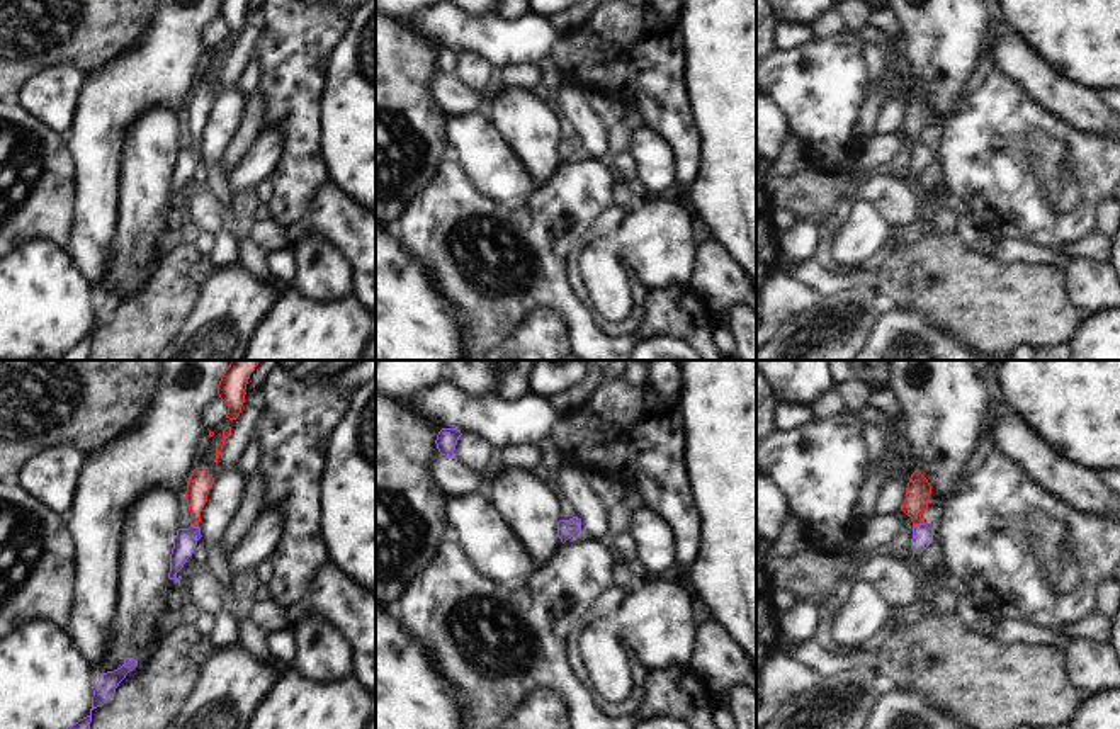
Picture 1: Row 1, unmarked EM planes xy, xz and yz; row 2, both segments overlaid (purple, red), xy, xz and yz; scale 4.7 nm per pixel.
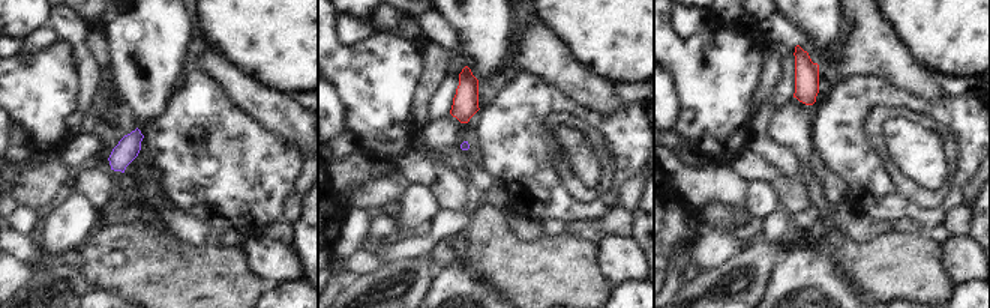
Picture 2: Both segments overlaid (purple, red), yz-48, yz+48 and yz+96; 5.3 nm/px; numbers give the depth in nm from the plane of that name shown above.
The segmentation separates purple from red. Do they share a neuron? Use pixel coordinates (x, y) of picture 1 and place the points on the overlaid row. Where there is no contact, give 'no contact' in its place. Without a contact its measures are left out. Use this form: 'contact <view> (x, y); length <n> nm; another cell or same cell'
contact yz (920, 524); length 60 nm; same cell

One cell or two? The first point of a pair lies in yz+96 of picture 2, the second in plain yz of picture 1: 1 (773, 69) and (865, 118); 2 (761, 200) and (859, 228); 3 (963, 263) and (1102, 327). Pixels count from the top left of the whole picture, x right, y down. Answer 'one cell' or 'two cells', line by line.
1: one cell
2: one cell
3: two cells

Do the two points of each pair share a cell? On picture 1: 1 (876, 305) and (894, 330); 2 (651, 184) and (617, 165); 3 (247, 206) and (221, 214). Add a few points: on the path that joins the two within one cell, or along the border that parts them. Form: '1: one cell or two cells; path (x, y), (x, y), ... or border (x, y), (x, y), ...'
1: two cells; border (888, 306), (864, 342)
2: two cells; border (626, 152), (634, 162), (636, 182)
3: two cells; border (228, 206), (233, 214), (231, 226)

